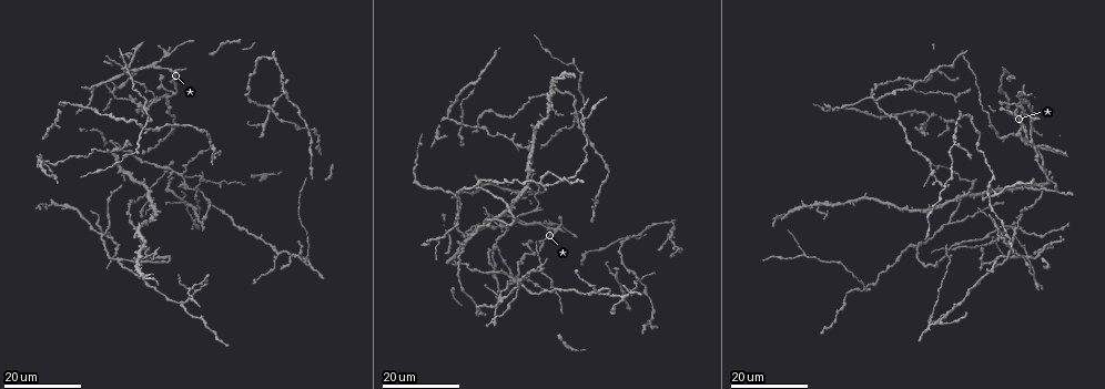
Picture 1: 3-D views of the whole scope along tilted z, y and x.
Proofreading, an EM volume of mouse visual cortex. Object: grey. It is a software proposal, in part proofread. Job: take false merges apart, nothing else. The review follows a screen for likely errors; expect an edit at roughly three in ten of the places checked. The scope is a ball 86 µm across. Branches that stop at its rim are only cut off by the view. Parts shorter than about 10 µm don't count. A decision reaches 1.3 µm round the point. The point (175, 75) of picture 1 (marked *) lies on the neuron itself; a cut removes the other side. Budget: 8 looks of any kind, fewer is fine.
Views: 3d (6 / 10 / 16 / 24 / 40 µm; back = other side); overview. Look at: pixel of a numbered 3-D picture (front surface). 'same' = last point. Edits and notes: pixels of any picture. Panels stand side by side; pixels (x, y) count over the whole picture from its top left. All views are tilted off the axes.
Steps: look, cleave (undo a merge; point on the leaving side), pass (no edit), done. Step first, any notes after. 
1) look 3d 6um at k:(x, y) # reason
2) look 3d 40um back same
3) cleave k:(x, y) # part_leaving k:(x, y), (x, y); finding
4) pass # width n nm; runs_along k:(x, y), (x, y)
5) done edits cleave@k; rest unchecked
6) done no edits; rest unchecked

look 3d 16um at 1:(555, 232) # thick turns thin

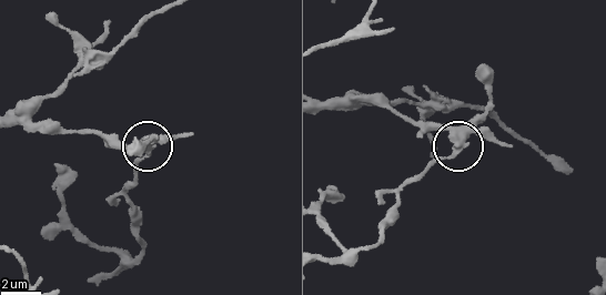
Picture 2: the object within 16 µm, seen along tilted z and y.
look 3d 6um at 2:(457, 147)

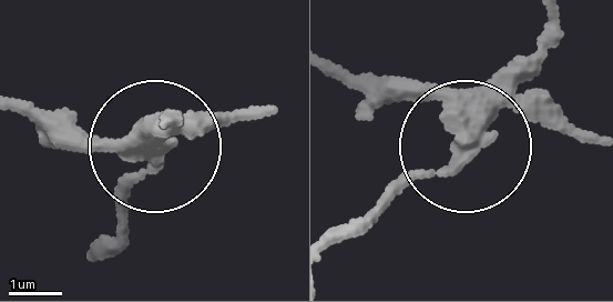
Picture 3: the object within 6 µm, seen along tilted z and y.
look 3d 6um back at 3:(465, 142)

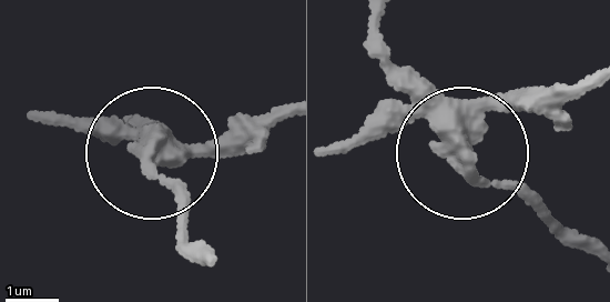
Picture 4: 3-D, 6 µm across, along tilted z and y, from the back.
pass # runs_along 4:(185, 203), (154, 154), (258, 133); one neuron here

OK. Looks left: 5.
look 3d 24um at 1:(932, 324) # small branch off a trunk

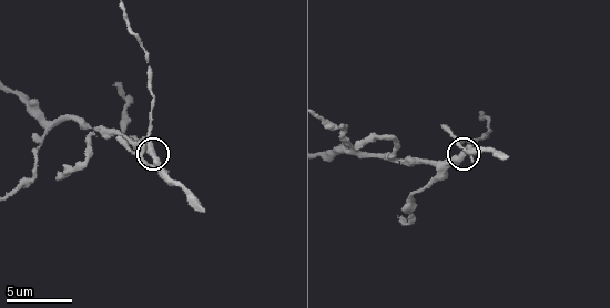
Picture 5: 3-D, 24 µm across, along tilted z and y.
look 3d 10um at 5:(151, 156)

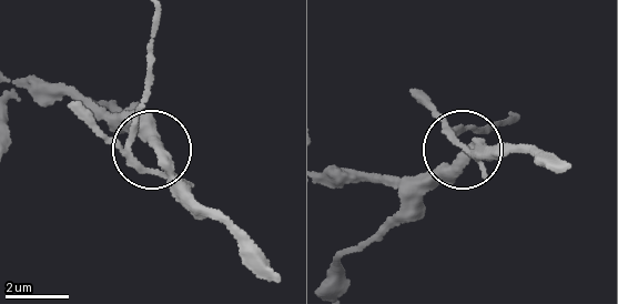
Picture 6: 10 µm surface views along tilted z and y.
cleave 6:(127, 165) # width 250 nm; part_leaving 6:(172, 183), (134, 143), (155, 16); a second neuron is stuck on

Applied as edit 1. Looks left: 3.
look overview

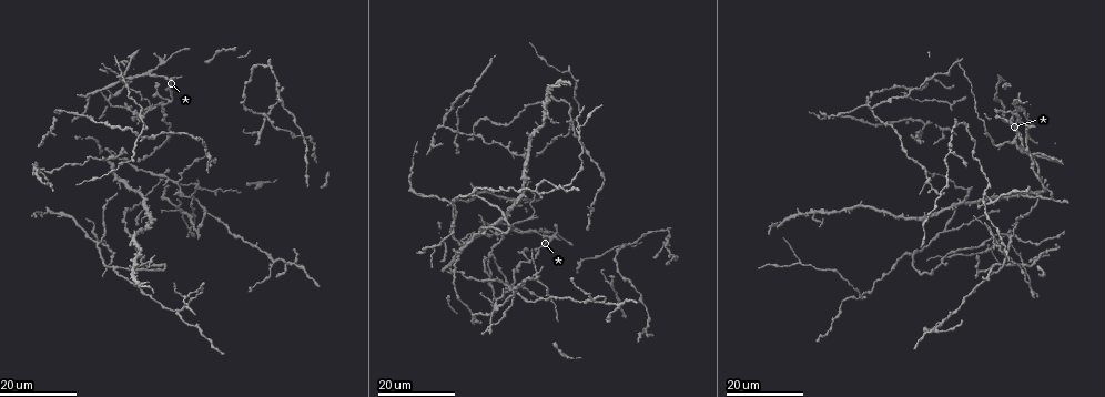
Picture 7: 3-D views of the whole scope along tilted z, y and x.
look 3d 24um at 7:(536, 192) # branch point

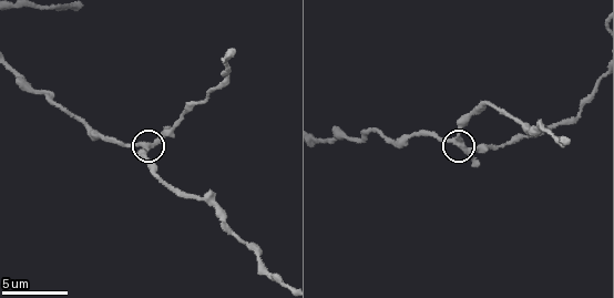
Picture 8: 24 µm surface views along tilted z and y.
look 3d 10um at 8:(145, 147)

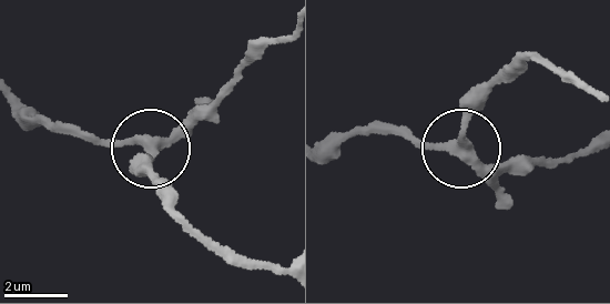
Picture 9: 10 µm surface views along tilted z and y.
pass # side_arm 22 um; runs_along 9:(18, 102), (46, 122), (150, 150), (133, 175); one neuron here

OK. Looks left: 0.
done edits cleave@6; rest unchecked

